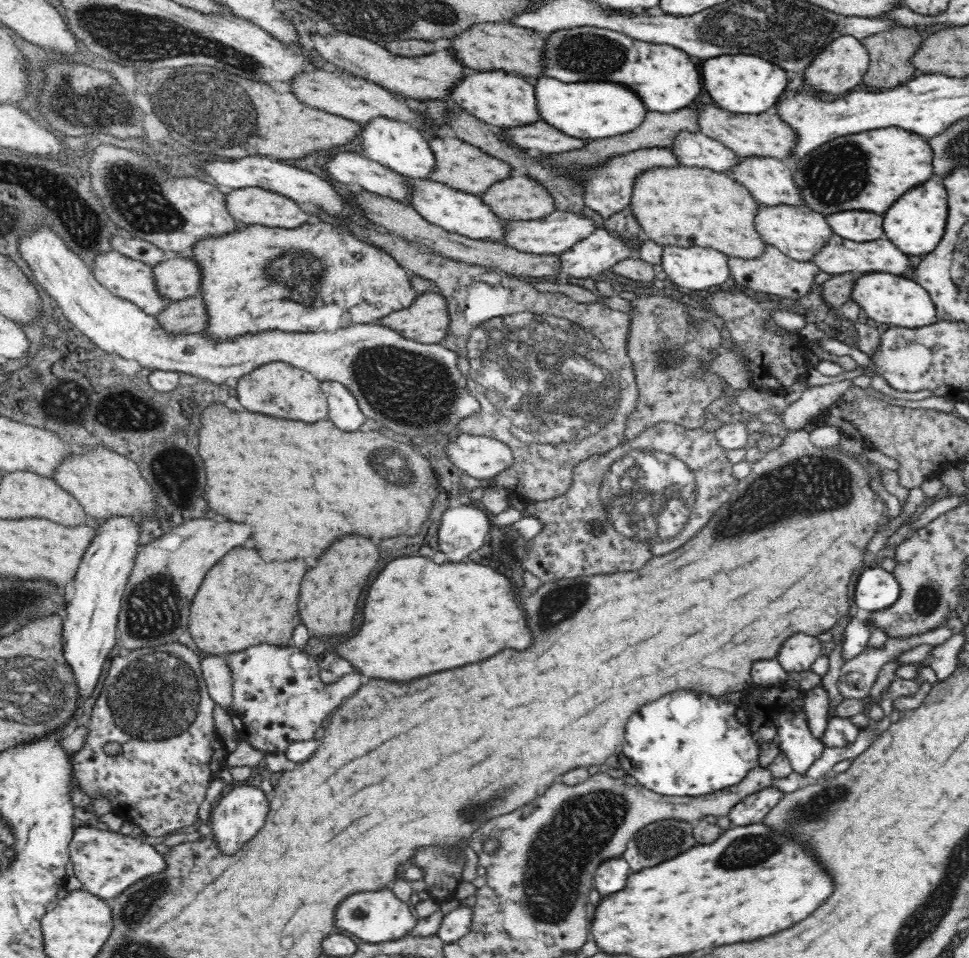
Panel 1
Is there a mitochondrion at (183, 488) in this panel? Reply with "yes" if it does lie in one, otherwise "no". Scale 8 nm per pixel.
yes

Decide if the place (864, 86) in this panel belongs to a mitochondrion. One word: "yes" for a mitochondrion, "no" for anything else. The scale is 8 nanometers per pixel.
no

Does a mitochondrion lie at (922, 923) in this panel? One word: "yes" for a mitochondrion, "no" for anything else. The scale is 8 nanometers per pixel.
yes

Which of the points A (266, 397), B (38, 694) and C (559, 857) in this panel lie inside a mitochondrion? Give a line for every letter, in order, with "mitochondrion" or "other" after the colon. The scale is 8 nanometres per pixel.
A: mitochondrion
B: mitochondrion
C: mitochondrion

